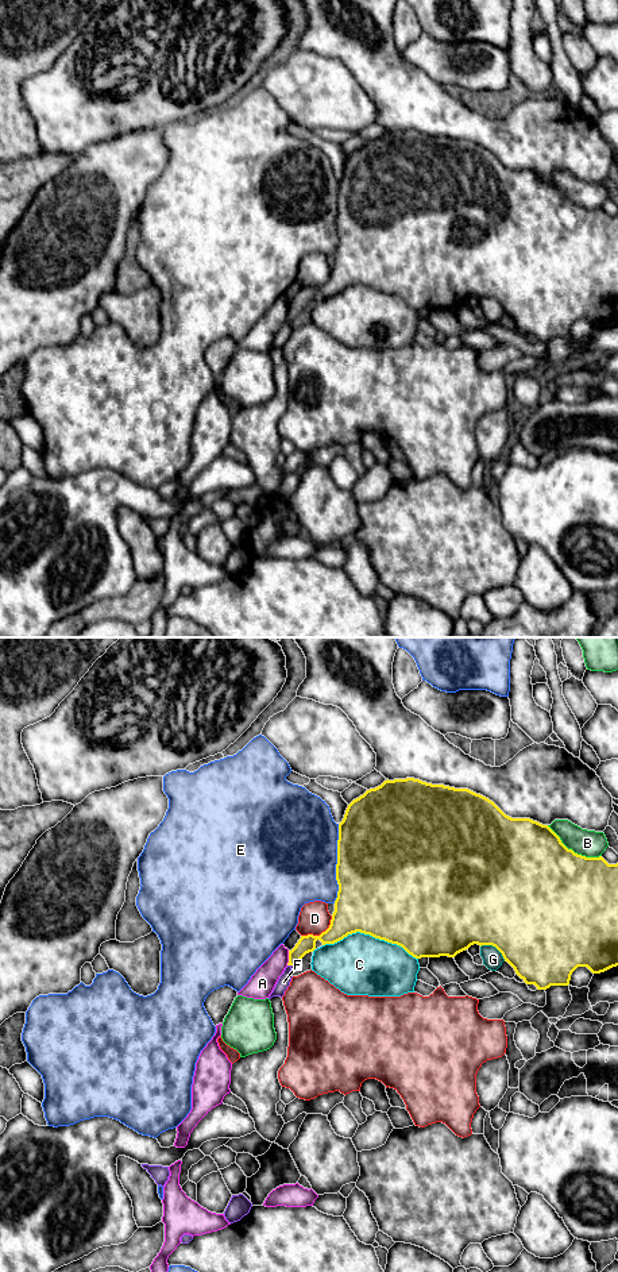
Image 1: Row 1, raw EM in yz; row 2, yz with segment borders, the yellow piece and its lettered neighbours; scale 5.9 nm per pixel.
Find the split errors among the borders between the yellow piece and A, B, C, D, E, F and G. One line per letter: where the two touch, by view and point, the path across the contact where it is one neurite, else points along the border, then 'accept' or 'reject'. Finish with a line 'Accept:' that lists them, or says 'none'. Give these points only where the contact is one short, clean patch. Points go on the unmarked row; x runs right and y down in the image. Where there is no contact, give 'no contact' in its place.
A: meets yellow in yz at (289, 309); border along yz (289, 303), (289, 313), (286, 316); reject
B: meets yellow in yz at (572, 203); reject
C: meets yellow in yz at (370, 286); reject
D: meets yellow in yz at (321, 285); reject
E: meets yellow in yz at (338, 215); reject
F: meets yellow in yz at (290, 316); runs through yz (305, 296), (290, 316), (284, 334); accept
G: meets yellow in yz at (494, 297); reject
Accept: F

